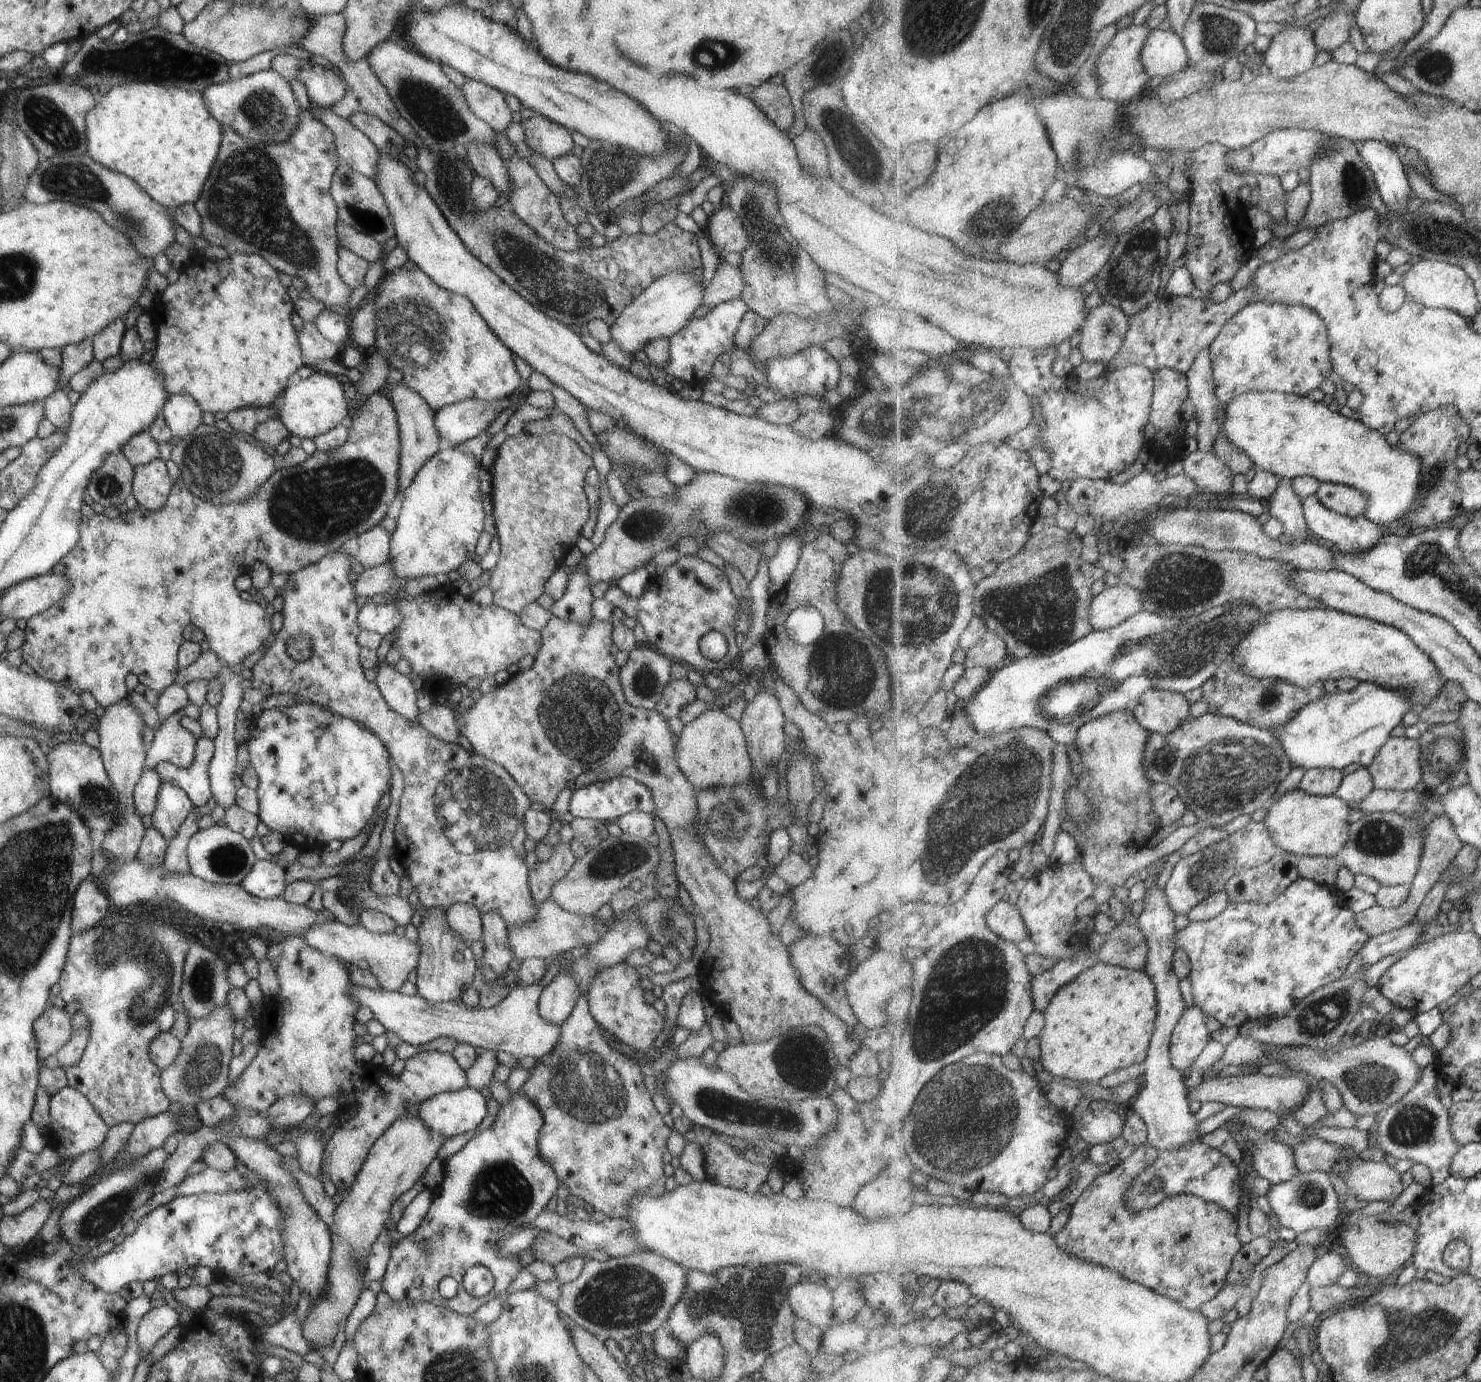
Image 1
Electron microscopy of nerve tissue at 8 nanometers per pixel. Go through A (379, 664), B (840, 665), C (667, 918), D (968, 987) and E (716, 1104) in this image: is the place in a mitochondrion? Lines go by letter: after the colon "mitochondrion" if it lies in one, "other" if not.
A: other
B: mitochondrion
C: mitochondrion
D: mitochondrion
E: mitochondrion

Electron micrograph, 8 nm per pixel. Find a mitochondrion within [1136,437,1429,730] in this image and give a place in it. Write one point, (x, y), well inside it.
(1175, 657)

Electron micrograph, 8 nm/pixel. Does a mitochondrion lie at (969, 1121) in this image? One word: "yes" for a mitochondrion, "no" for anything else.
yes

